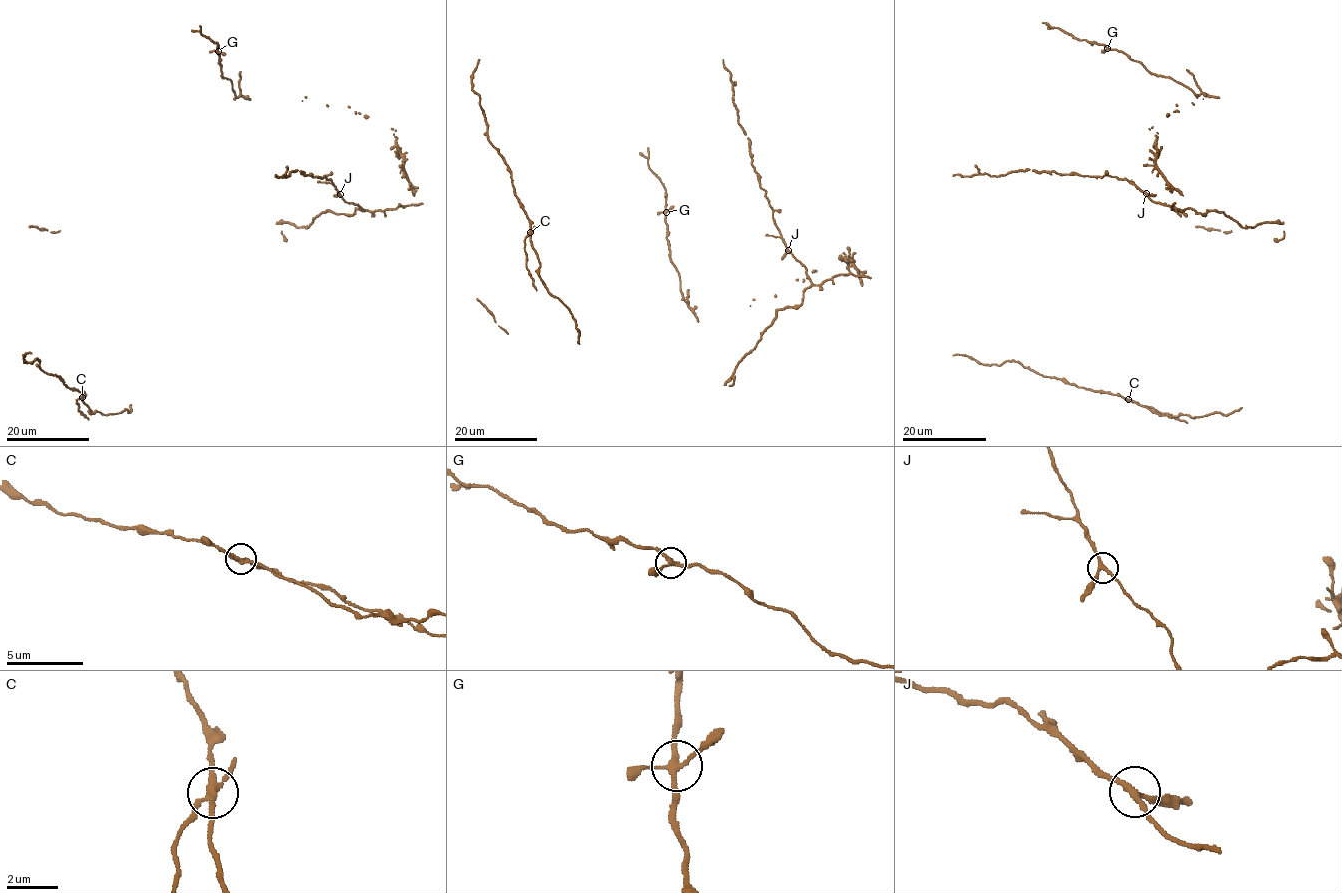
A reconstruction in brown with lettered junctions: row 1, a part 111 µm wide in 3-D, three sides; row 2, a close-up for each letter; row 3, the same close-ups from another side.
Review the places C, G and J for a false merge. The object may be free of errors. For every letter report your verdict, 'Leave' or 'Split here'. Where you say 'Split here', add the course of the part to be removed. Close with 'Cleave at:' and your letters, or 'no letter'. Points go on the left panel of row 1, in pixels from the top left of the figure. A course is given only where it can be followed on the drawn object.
C: Split here. Course of the part to remove: (82, 396), (76, 403), (78, 410), (88, 419)
G: Leave
J: Leave
Cleave at: C

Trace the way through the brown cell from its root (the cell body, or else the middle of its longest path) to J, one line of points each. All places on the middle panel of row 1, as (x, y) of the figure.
J: (764, 331), (778, 310), (799, 306), (803, 291), (811, 284), (806, 268), (788, 250)

